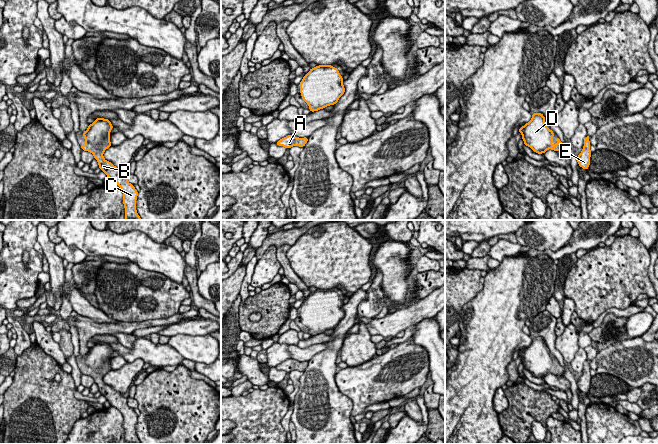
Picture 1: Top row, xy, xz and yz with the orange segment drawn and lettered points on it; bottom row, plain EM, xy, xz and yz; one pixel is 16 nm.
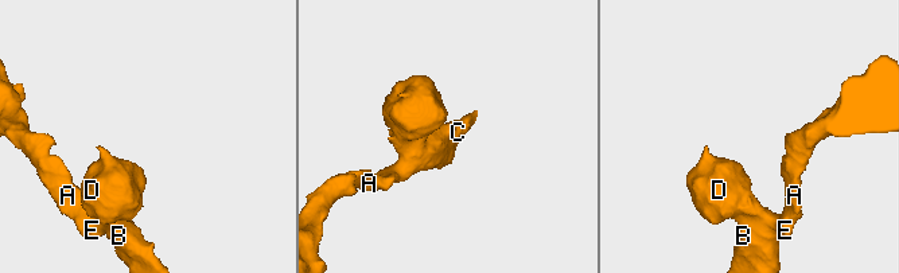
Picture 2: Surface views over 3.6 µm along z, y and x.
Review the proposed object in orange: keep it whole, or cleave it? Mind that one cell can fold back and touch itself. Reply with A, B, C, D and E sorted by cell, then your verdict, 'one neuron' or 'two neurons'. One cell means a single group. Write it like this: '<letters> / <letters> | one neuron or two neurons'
A B C D E | one neuron

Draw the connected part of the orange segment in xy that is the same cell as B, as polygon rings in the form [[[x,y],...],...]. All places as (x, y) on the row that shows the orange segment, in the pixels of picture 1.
[[[98,118],[83,132],[86,144],[80,145],[81,149],[94,155],[99,168],[105,172],[112,183],[117,184],[123,192],[123,204],[125,208],[125,220],[141,220],[136,210],[138,191],[127,180],[127,172],[122,171],[111,162],[106,161],[103,153],[111,145],[110,131],[113,125],[109,119]]]

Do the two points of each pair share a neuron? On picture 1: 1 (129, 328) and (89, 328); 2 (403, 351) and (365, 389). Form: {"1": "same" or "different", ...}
{"1": "same", "2": "same"}

